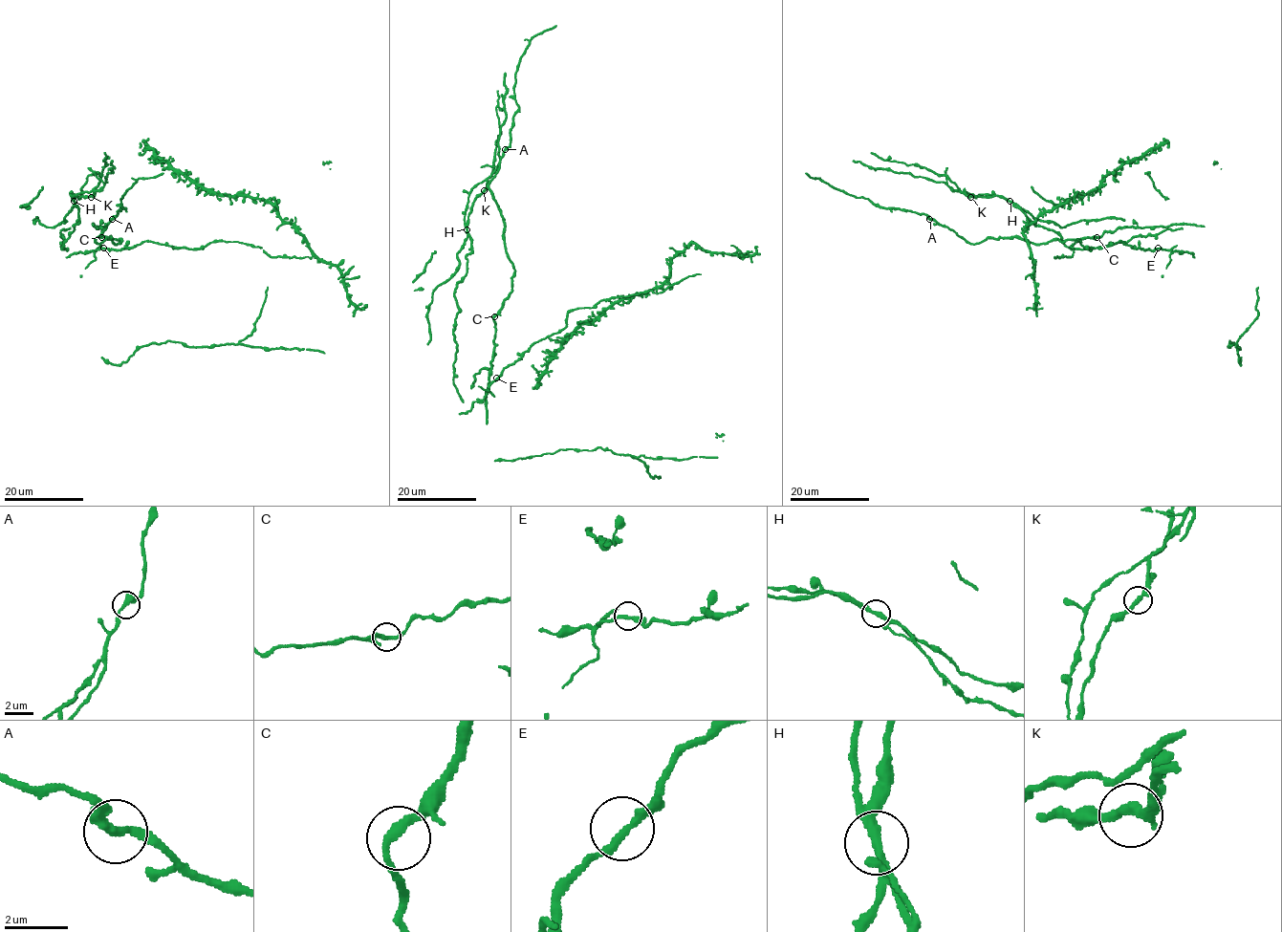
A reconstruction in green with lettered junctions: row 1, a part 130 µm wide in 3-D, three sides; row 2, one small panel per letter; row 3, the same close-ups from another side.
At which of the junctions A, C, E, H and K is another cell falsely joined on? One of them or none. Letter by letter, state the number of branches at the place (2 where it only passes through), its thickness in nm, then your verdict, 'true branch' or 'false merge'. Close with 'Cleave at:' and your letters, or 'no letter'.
A: 2 branches meet; 360 nm thick; true branch
C: 2 branches meet; 280 nm thick; true branch
E: 2 branches meet; 260 nm thick; true branch
H: 2 branches meet; 280 nm thick; true branch
K: 2 branches meet; 320 nm thick; true branch
Cleave at: no letter

